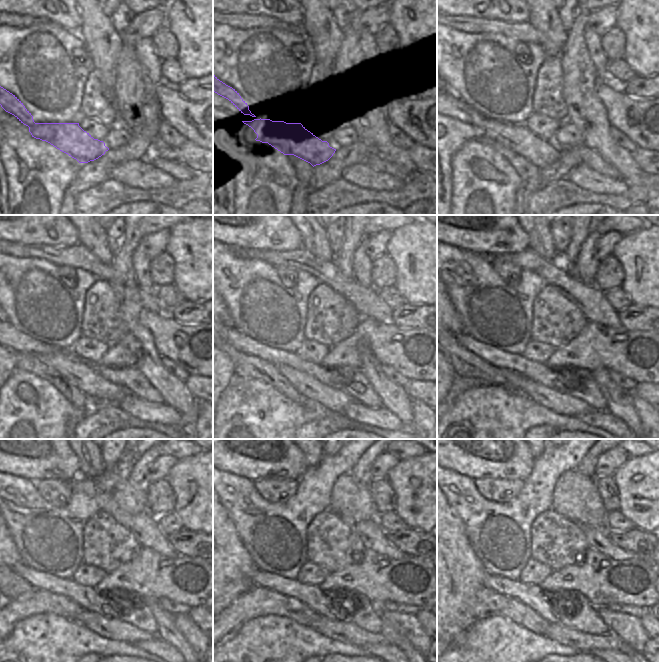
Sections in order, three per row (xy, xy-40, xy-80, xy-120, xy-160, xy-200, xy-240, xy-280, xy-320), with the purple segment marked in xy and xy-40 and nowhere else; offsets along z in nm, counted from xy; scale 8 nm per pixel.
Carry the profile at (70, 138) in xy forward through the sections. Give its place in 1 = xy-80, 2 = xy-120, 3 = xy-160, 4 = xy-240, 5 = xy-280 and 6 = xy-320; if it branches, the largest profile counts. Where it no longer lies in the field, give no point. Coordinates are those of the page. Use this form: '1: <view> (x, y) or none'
1: xy-80 (517, 138)
2: xy-120 (84, 376)
3: xy-160 (336, 400)
4: xy-240 (116, 629)
5: xy-280 (348, 633)
6: xy-320 (582, 641)

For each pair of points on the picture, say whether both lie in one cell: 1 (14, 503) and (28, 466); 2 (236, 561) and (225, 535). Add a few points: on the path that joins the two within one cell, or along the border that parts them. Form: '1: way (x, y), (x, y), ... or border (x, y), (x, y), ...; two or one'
1: border (10, 474), (35, 482); two
2: way (230, 555), (226, 551), (225, 541); one

